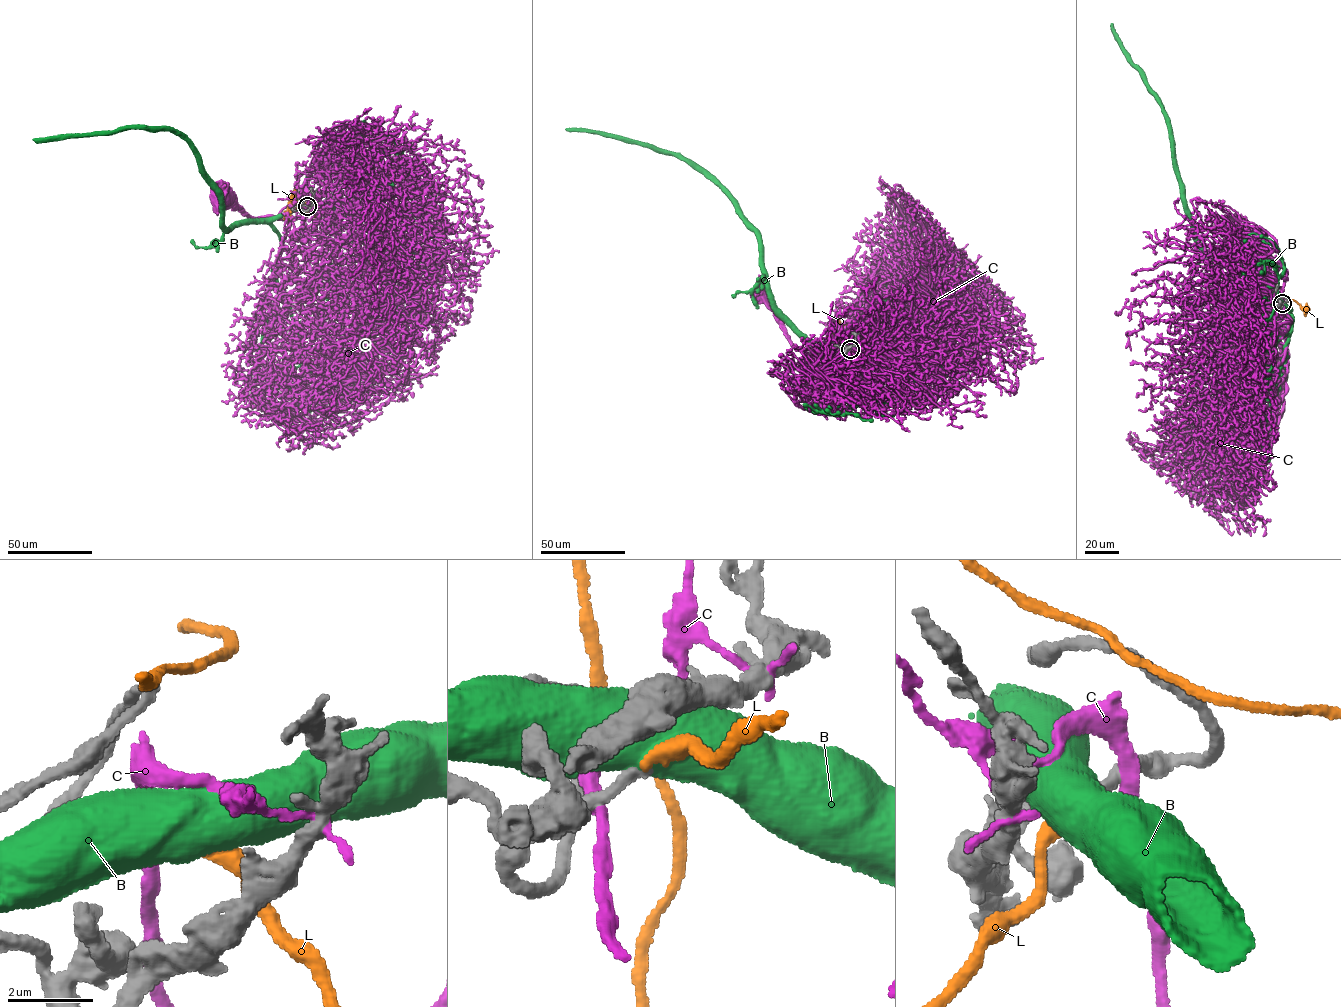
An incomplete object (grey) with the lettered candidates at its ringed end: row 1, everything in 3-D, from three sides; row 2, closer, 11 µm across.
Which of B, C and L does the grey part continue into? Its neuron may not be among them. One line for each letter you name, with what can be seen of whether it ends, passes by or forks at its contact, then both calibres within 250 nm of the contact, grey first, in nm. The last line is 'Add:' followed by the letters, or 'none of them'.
L: It ends there. Thickness 240 nm (grey) against 300 nm
Add: L

